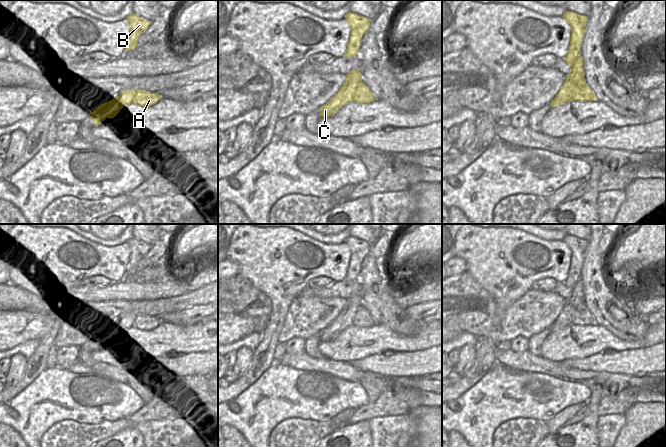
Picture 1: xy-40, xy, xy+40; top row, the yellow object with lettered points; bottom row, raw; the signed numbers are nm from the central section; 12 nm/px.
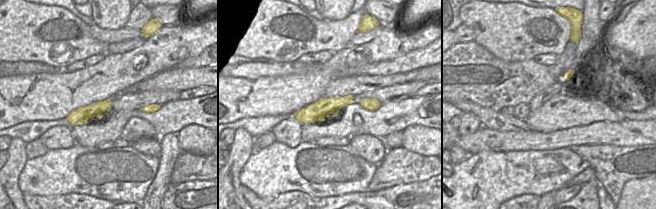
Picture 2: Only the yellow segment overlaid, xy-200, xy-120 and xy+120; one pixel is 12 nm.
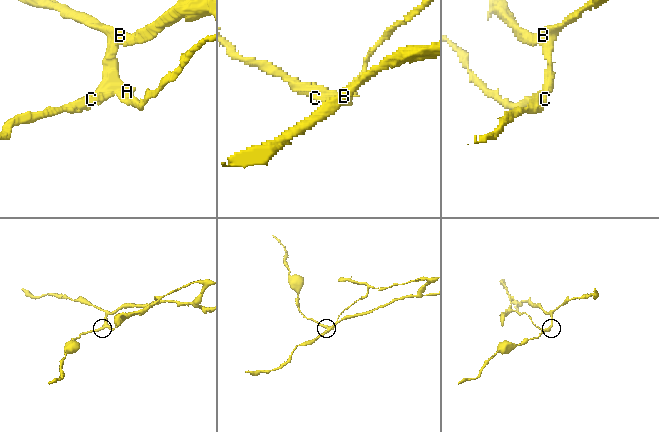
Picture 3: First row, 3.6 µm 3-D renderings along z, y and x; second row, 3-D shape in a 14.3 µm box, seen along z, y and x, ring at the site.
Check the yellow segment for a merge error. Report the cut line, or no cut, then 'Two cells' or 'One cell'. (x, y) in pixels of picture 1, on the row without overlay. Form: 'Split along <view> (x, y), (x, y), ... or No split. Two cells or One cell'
Split along xy+40 (571, 292), (570, 309), (573, 313), (572, 323). Two cells

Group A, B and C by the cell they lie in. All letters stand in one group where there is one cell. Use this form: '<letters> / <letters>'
A B / C

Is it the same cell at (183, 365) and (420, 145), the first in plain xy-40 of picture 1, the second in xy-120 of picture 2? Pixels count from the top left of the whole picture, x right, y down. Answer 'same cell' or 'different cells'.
different cells

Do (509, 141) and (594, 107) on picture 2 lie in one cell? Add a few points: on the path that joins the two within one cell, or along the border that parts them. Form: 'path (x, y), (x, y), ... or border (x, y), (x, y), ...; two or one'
border (531, 129), (540, 132), (559, 130); two

